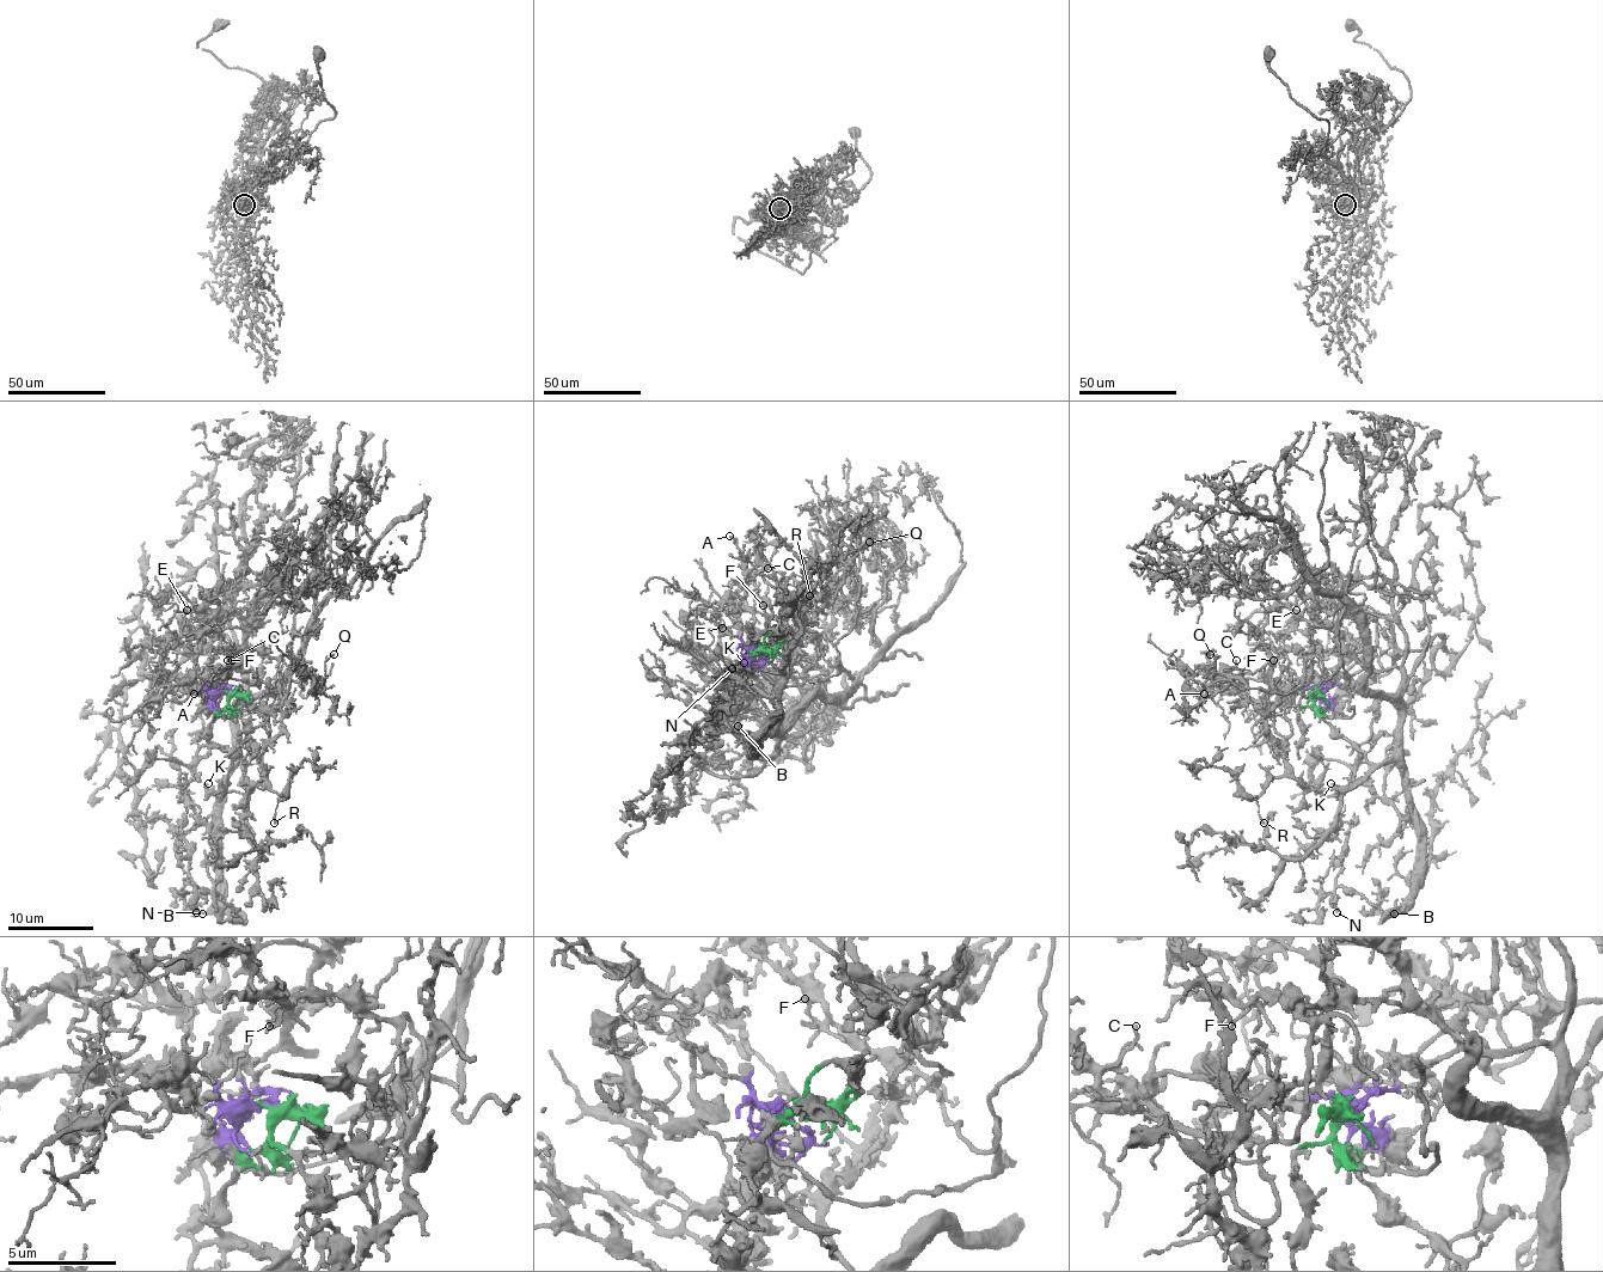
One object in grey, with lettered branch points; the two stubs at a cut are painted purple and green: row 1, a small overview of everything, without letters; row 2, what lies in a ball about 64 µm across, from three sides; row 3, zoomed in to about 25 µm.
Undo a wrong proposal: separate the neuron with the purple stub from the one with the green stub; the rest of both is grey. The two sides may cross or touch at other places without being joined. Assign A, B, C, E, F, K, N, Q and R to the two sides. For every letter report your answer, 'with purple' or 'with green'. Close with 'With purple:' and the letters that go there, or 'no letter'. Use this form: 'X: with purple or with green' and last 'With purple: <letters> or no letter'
A: with purple
B: with green
C: with purple
E: with purple
F: with purple
K: with green
N: with green
Q: with purple
R: with green
With purple: A, C, E, F, Q

